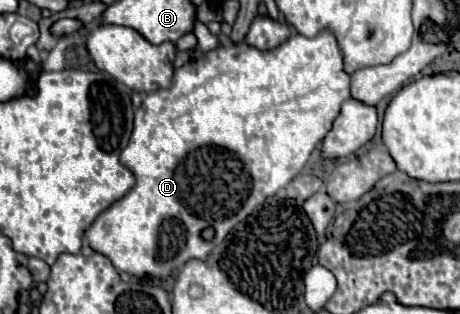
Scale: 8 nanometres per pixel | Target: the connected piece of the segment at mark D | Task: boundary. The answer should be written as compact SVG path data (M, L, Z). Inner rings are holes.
M323 29L315 37L303 37L299 33L291 35L277 49L269 49L269 51L259 51L247 43L239 43L239 45L227 43L227 45L219 45L217 49L207 51L203 55L197 55L195 59L187 61L181 69L175 71L171 87L143 95L143 103L135 111L135 123L133 123L133 133L131 133L129 145L121 153L121 163L125 167L129 167L135 175L135 187L129 189L117 203L111 203L93 221L93 225L87 229L85 237L89 239L91 247L97 253L103 253L111 259L111 263L117 267L117 271L127 271L137 277L157 275L157 277L167 279L171 269L181 267L189 259L205 261L209 251L215 245L219 245L239 221L243 221L257 205L261 205L267 197L273 197L279 189L283 189L293 177L297 177L303 171L311 151L331 131L331 125L333 125L335 117L339 115L341 103L345 99L349 99L349 95L351 95L351 75L345 71L343 53L339 49L339 43L335 41L335 35L329 29Z

